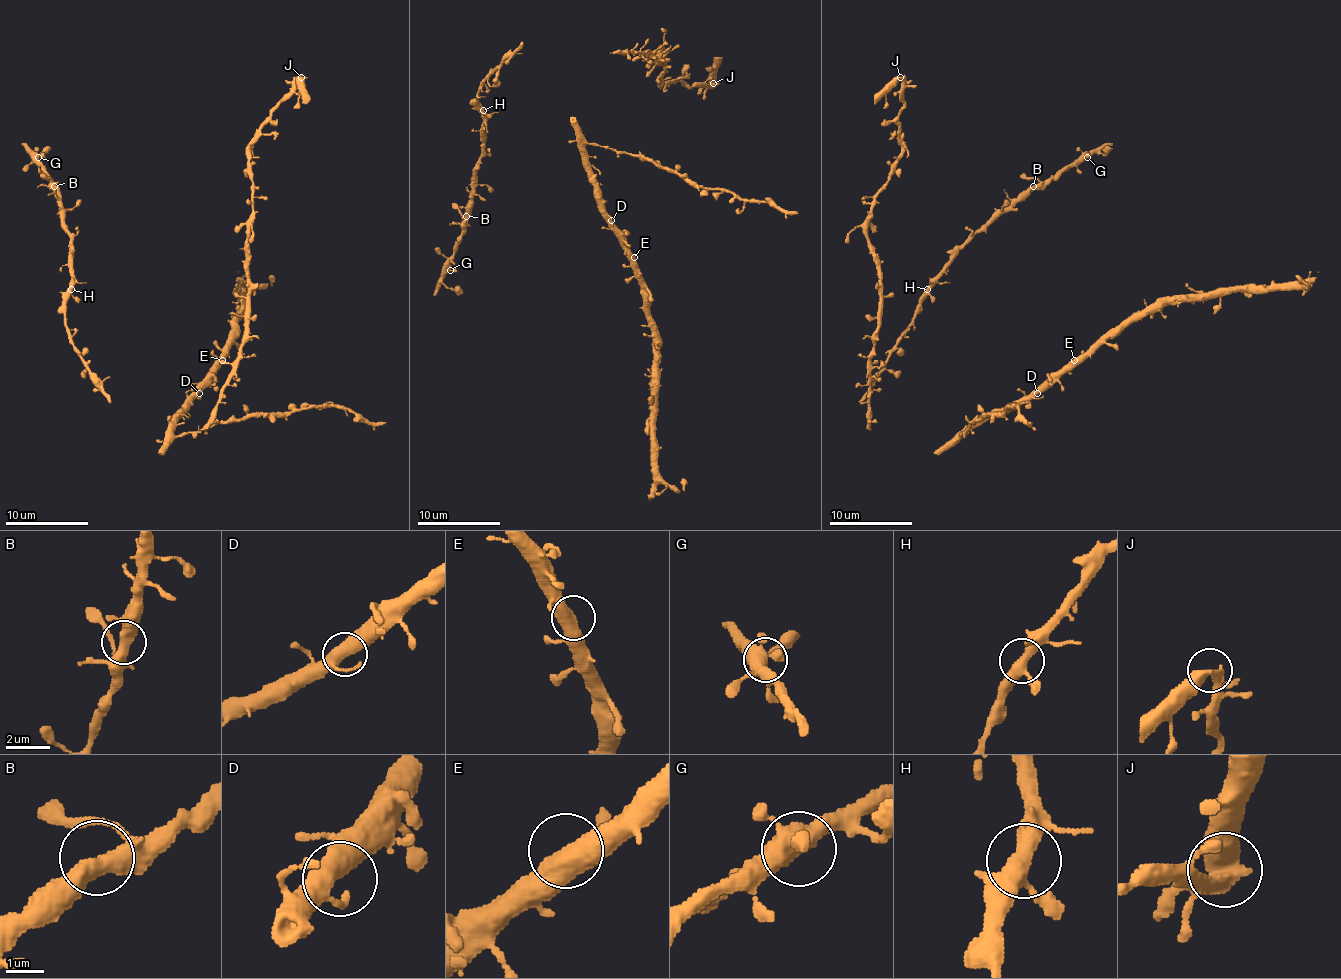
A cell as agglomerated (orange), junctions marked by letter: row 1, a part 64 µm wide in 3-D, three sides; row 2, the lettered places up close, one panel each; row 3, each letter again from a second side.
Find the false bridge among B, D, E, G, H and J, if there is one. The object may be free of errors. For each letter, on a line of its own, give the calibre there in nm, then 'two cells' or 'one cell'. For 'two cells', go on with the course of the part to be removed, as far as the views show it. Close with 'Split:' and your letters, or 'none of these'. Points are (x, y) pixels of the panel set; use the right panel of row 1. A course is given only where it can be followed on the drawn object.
B: 480 nm | one cell
D: 420 nm | one cell
E: 550 nm | one cell
G: 480 nm | one cell
H: 400 nm | one cell
J: 550 nm | two cells | (901, 76), (888, 93), (884, 107)
Split: J

